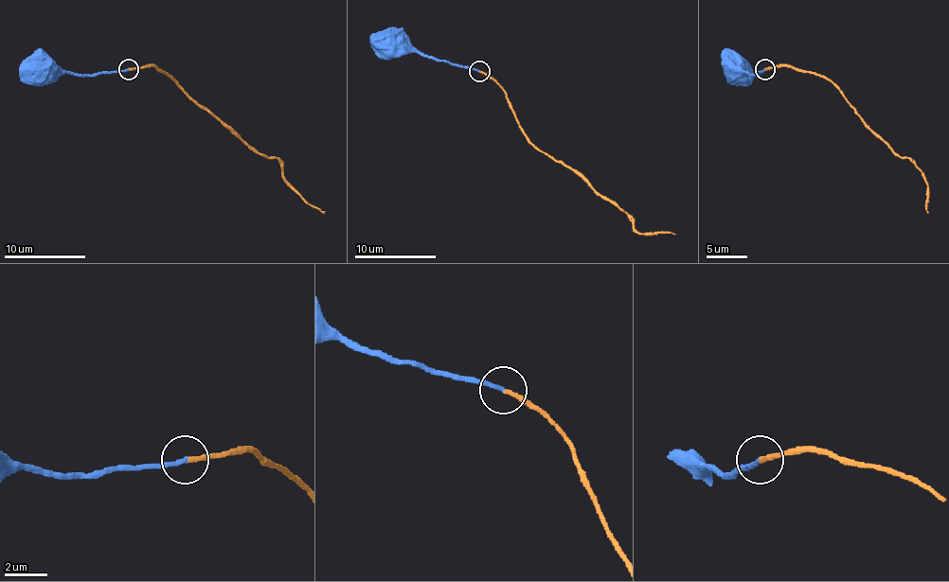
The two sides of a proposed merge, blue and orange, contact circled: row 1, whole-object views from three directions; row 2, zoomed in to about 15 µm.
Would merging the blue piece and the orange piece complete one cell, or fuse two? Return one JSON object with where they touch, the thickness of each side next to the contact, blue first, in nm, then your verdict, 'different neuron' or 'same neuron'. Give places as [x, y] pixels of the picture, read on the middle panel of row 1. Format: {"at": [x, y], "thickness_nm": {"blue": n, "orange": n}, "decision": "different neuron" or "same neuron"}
{"at": [479, 71], "thickness_nm": {"blue": 220, "orange": 220}, "decision": "same neuron"}

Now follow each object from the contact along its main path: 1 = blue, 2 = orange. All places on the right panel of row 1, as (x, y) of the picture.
1: (764, 68), (750, 75), (744, 71), (738, 59), (734, 61), (734, 66)
2: (764, 71), (787, 66), (826, 77), (899, 156), (907, 156), (925, 181), (927, 211)

